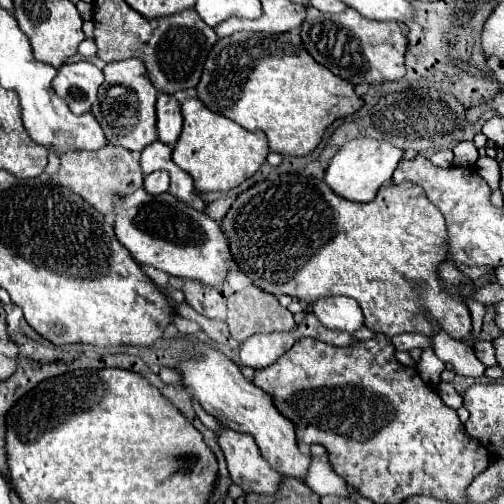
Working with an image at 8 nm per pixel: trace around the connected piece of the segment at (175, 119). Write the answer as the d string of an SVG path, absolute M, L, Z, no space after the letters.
M159 95L157 97L157 135L159 141L173 147L181 135L183 117L179 101L173 95Z

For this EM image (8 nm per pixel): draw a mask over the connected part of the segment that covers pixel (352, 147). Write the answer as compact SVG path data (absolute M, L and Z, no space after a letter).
M359 137L347 141L331 159L327 171L325 171L325 183L339 195L349 201L361 201L367 203L375 199L379 187L391 181L391 175L401 161L403 151L395 149L387 141L375 141L371 137Z

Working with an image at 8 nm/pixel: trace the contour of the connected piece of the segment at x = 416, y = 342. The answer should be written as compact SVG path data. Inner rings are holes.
M405 333L405 335L395 335L395 337L391 339L391 343L393 343L393 347L395 347L397 351L409 351L409 349L413 349L413 347L419 347L419 349L431 347L429 337L409 335L409 333Z

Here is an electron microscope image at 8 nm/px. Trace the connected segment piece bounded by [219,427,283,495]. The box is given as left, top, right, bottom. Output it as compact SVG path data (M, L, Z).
M223 427L219 435L219 447L225 455L233 483L239 485L245 493L271 495L279 491L283 475L271 469L251 435Z

